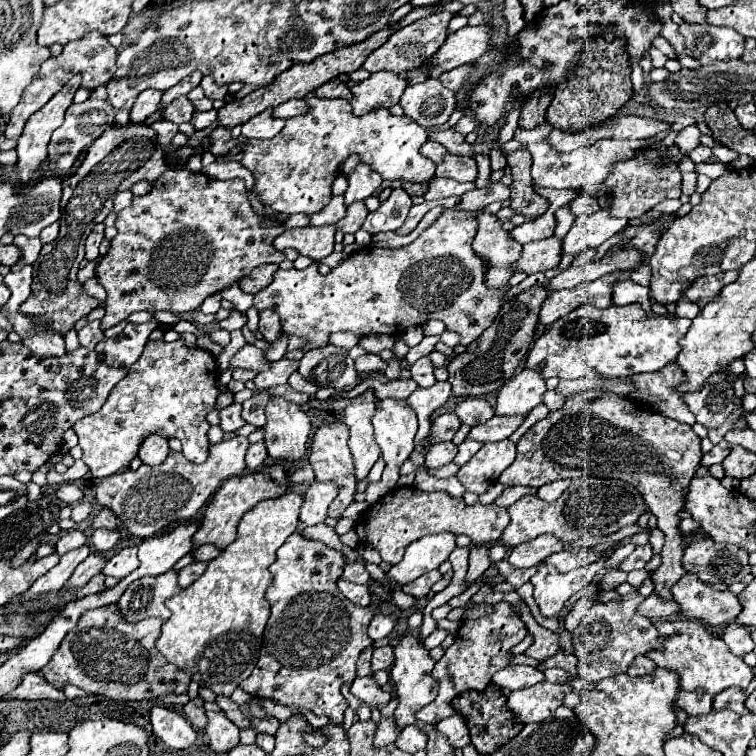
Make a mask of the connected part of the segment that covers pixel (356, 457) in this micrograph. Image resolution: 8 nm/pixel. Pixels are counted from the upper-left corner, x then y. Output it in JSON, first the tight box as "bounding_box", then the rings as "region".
{"bounding_box":[345,390,379,480],"region":[[[367,390],[353,398],[349,406],[345,408],[345,424],[351,430],[349,436],[349,448],[353,454],[353,464],[355,464],[355,474],[357,480],[367,478],[371,466],[379,458],[377,442],[373,442],[373,426],[371,426],[371,416],[375,412],[375,394],[373,390]]]}

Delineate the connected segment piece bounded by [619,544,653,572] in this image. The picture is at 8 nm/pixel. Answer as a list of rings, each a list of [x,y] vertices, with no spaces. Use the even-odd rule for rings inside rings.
[[[637,546],[621,564],[619,564],[619,570],[623,572],[631,572],[631,570],[637,570],[637,568],[645,568],[645,564],[651,560],[653,552],[651,552],[651,546]]]

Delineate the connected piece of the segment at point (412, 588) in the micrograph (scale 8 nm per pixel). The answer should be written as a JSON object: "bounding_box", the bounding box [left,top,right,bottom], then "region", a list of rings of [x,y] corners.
{"bounding_box":[403,570,441,598],"region":[[[433,570],[429,574],[423,574],[421,578],[409,582],[409,586],[403,586],[403,592],[409,594],[409,596],[413,596],[413,598],[425,598],[427,592],[431,590],[431,586],[437,580],[441,580],[441,574],[439,574],[439,570]]]}

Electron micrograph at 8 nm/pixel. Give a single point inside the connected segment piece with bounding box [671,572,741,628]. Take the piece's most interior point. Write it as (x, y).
(699, 601)

